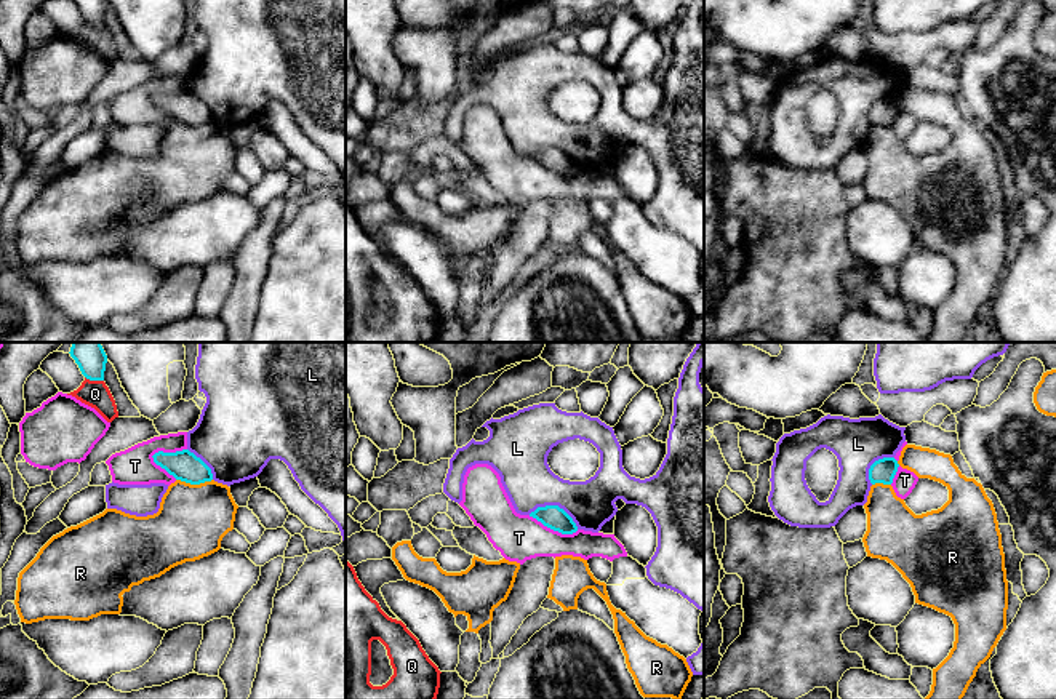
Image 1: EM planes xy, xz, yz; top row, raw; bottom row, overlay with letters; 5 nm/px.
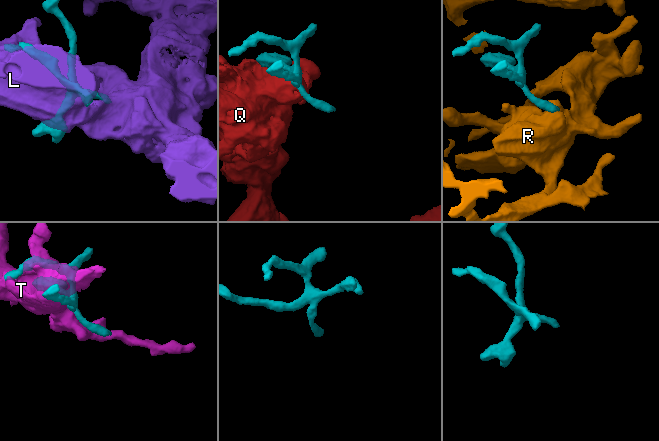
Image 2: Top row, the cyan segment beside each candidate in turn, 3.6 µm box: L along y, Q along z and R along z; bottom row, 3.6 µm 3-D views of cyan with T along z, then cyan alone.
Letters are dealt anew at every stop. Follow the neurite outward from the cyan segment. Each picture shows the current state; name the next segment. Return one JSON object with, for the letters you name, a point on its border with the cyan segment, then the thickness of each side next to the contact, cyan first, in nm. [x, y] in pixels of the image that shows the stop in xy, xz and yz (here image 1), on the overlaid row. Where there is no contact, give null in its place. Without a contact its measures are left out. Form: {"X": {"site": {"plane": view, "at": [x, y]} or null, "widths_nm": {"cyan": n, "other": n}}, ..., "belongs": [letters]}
{"belongs": []}

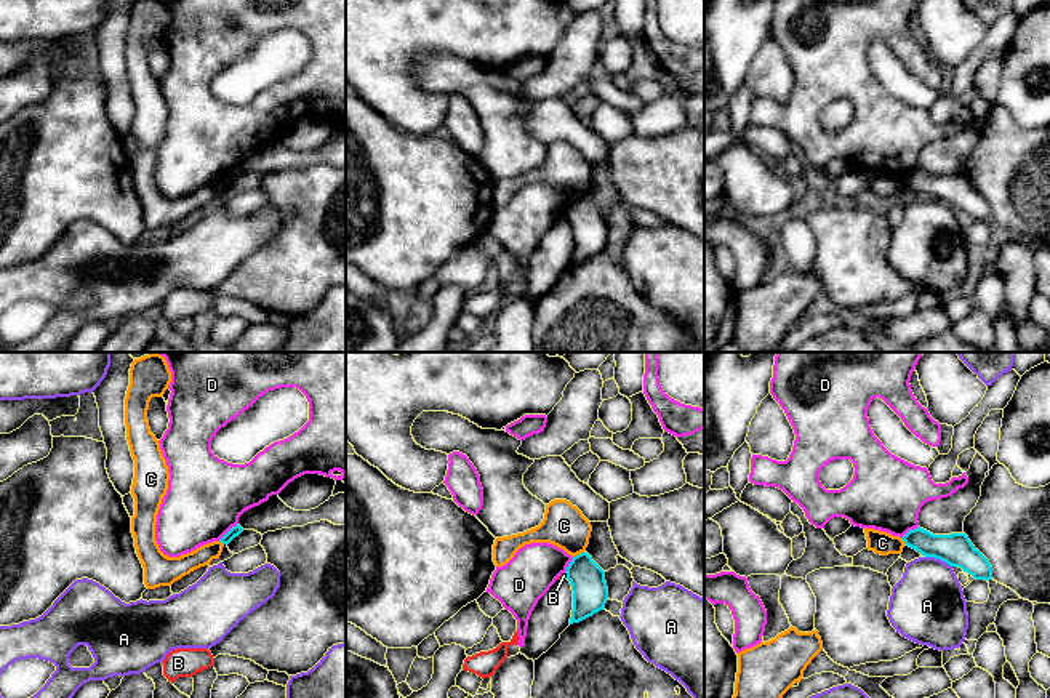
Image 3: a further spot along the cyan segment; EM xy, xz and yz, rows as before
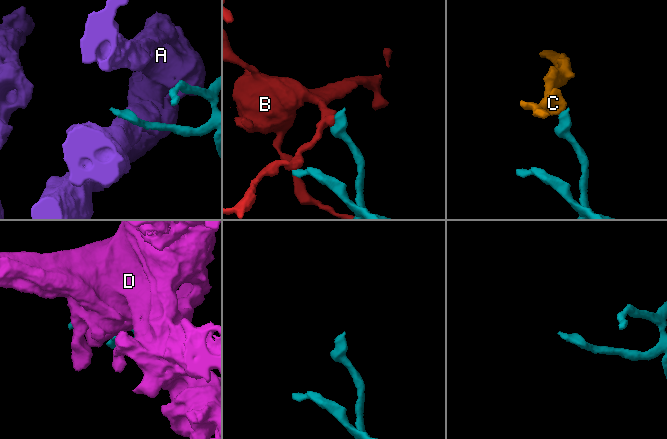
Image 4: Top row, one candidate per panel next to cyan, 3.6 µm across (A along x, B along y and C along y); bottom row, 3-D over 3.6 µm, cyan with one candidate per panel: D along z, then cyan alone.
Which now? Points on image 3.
{"belongs": []}

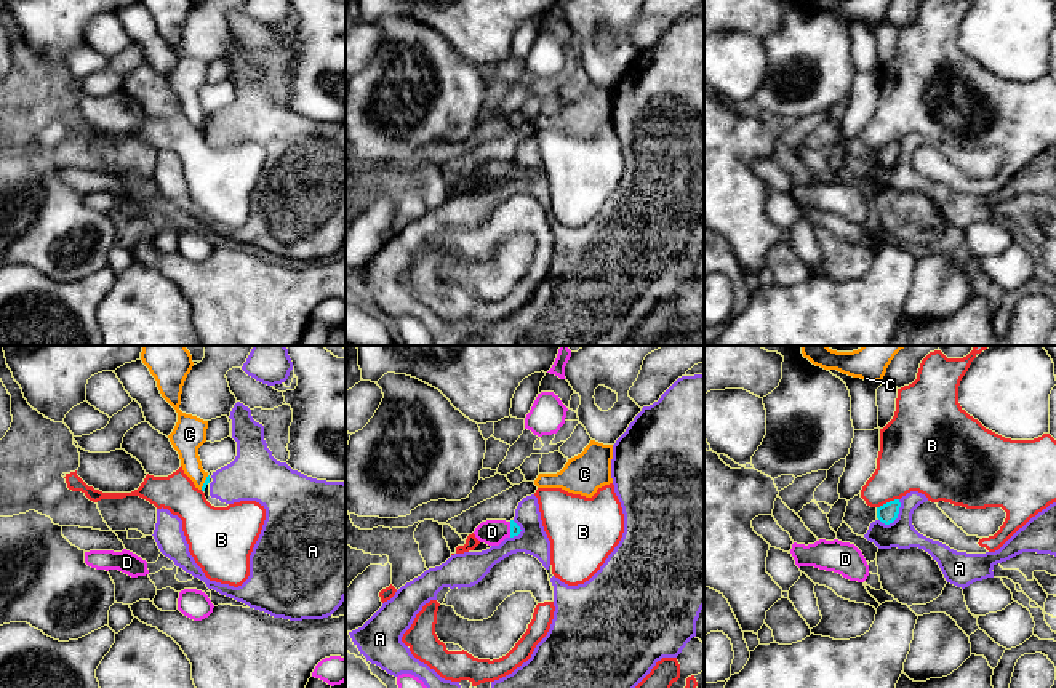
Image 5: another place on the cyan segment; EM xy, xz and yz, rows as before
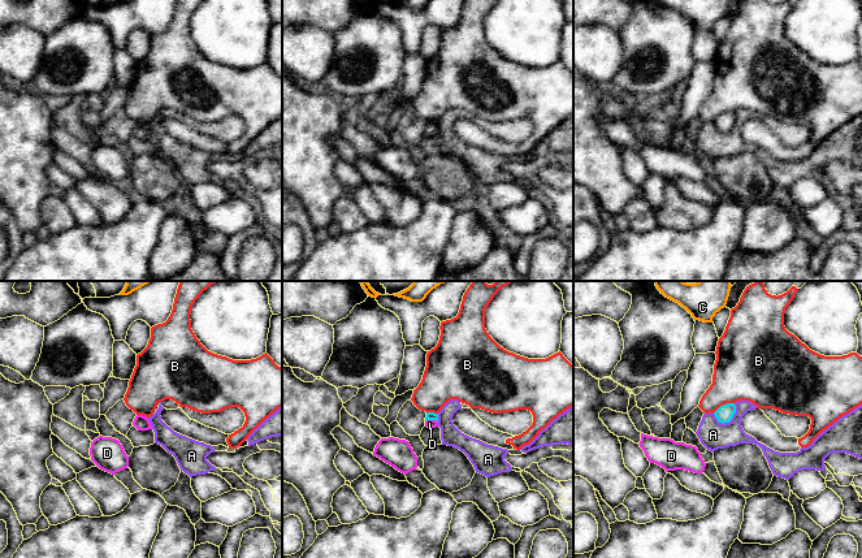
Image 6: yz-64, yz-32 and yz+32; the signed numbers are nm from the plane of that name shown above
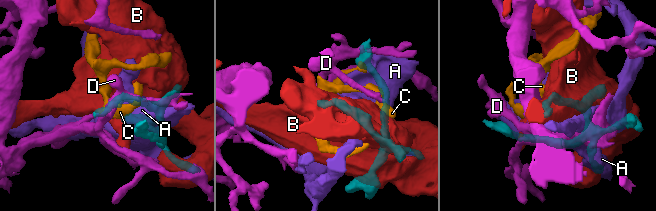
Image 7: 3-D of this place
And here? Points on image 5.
{"D": {"site": {"plane": "xz", "at": [511, 530]}, "widths_nm": {"cyan": 50, "other": 130}}, "belongs": ["D"]}

